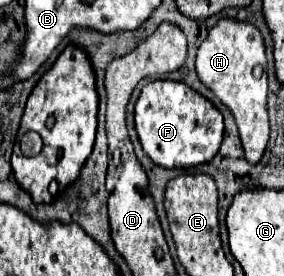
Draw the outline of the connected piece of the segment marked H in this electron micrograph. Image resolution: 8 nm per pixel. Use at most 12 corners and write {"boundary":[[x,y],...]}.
{"boundary":[[220,19],[196,51],[198,79],[232,111],[244,159],[268,143],[264,41]]}

